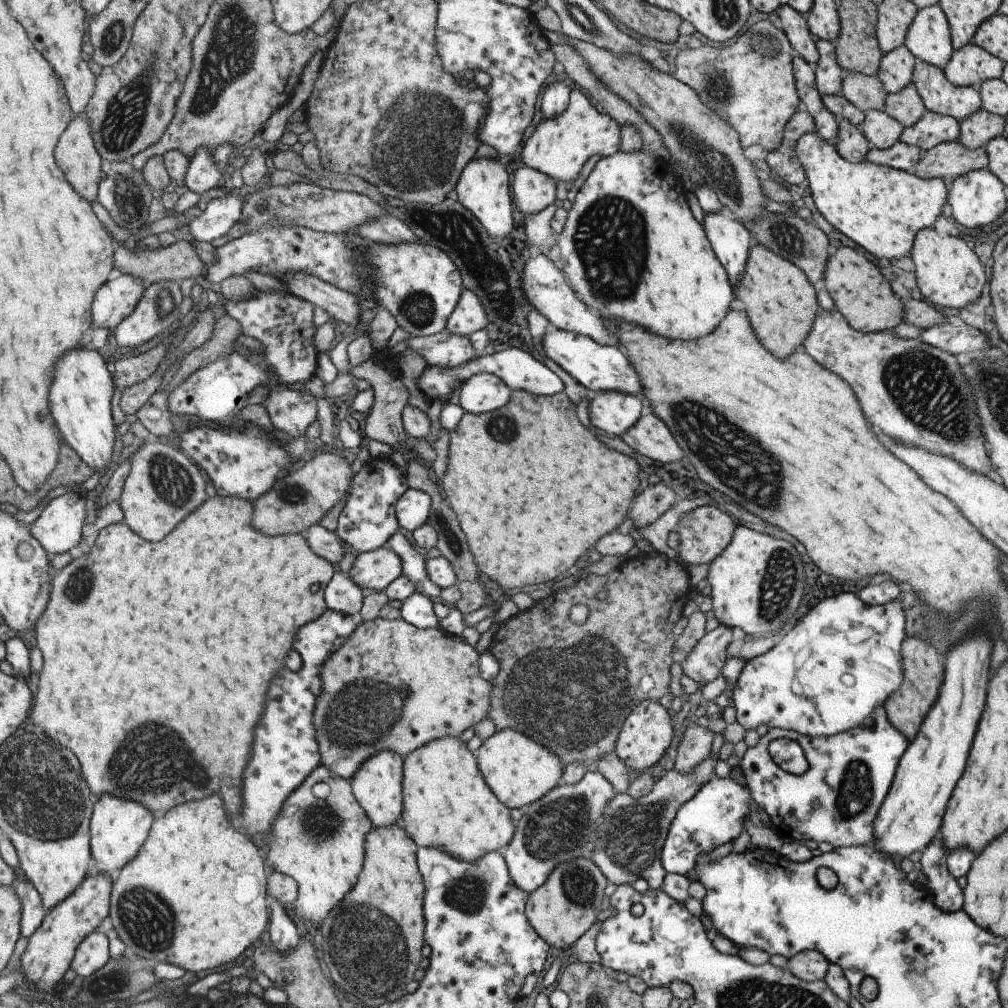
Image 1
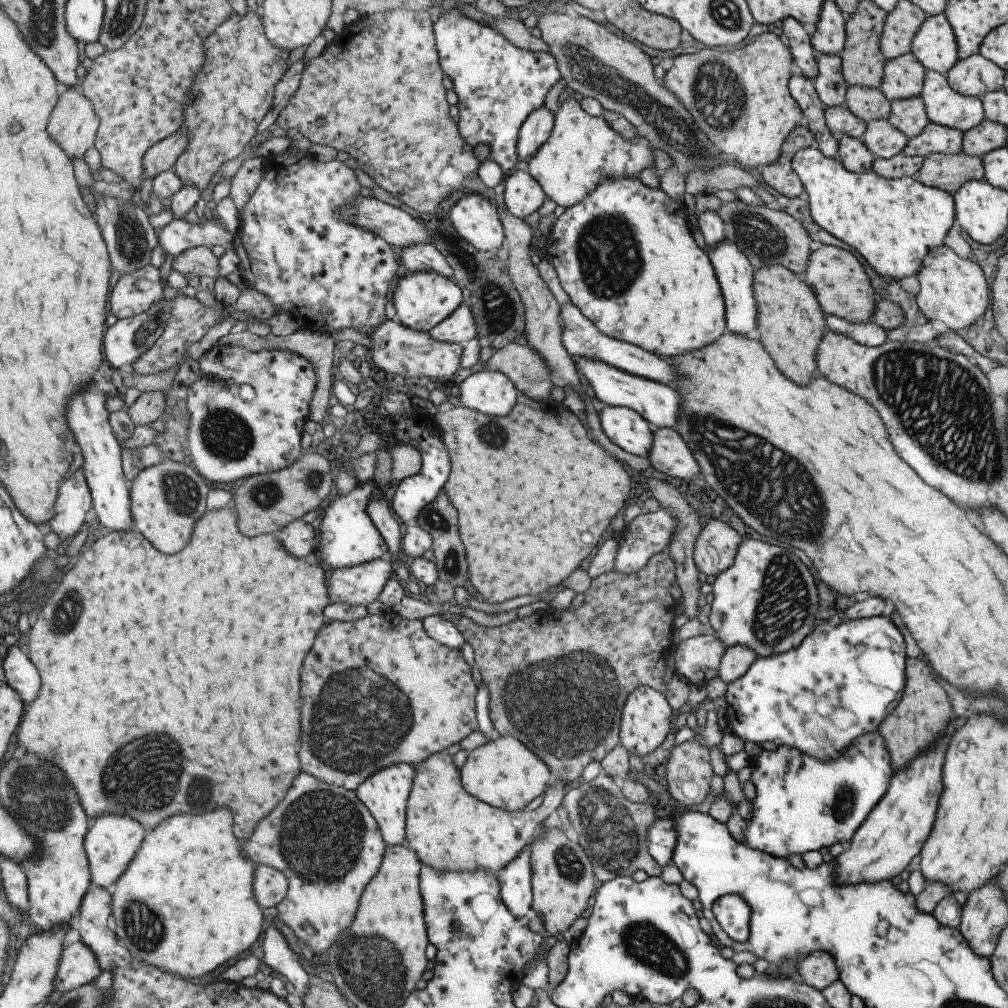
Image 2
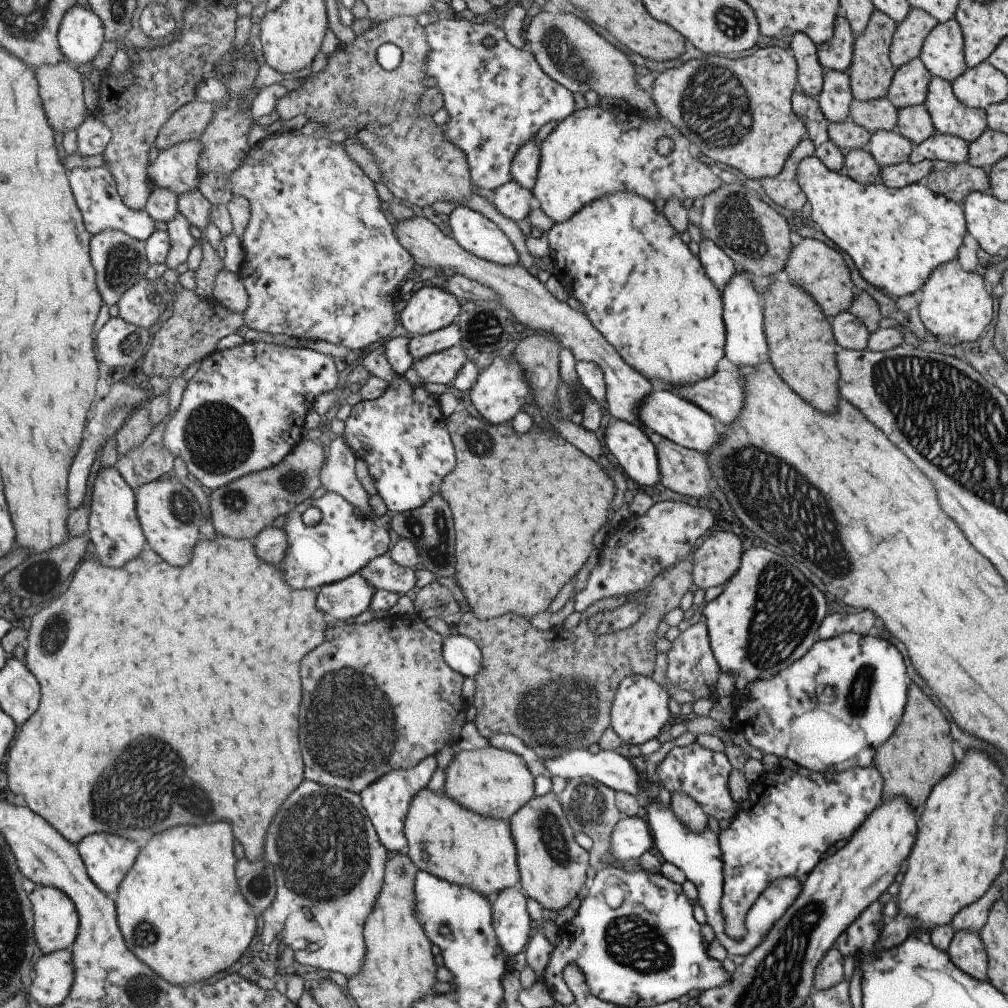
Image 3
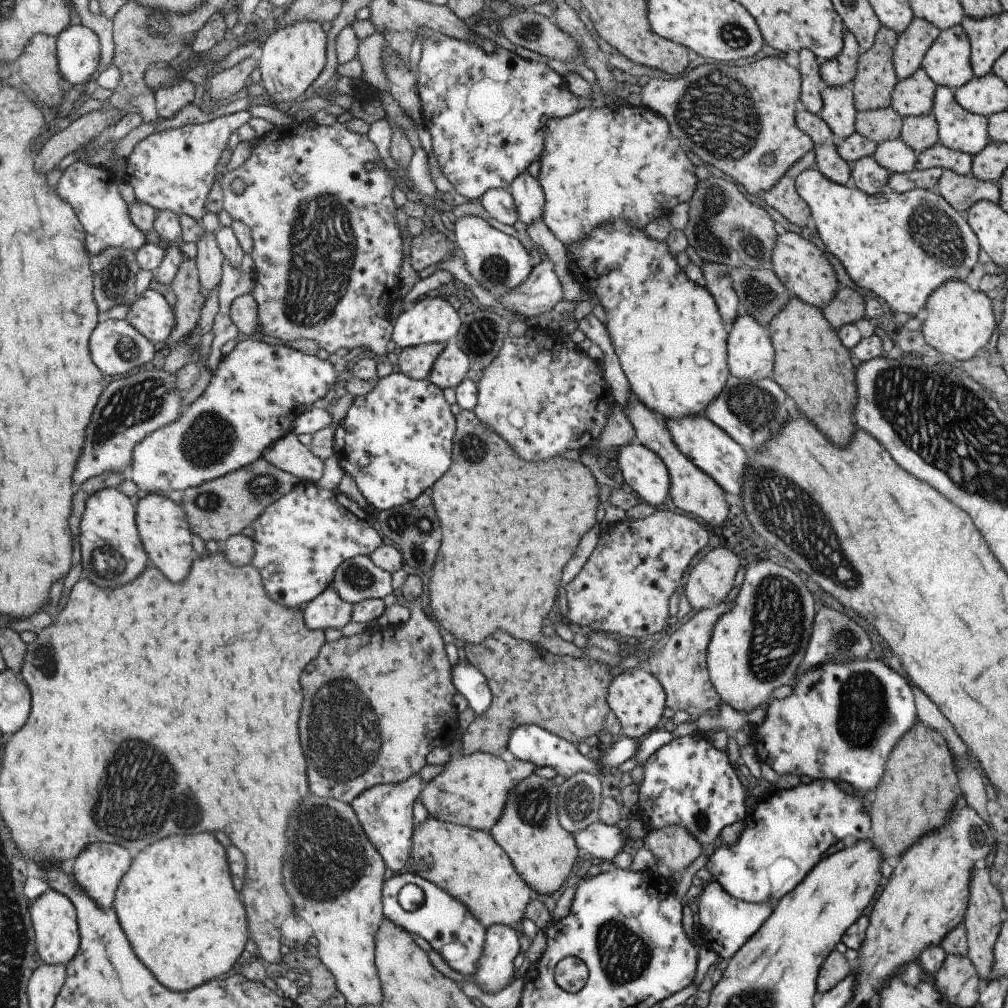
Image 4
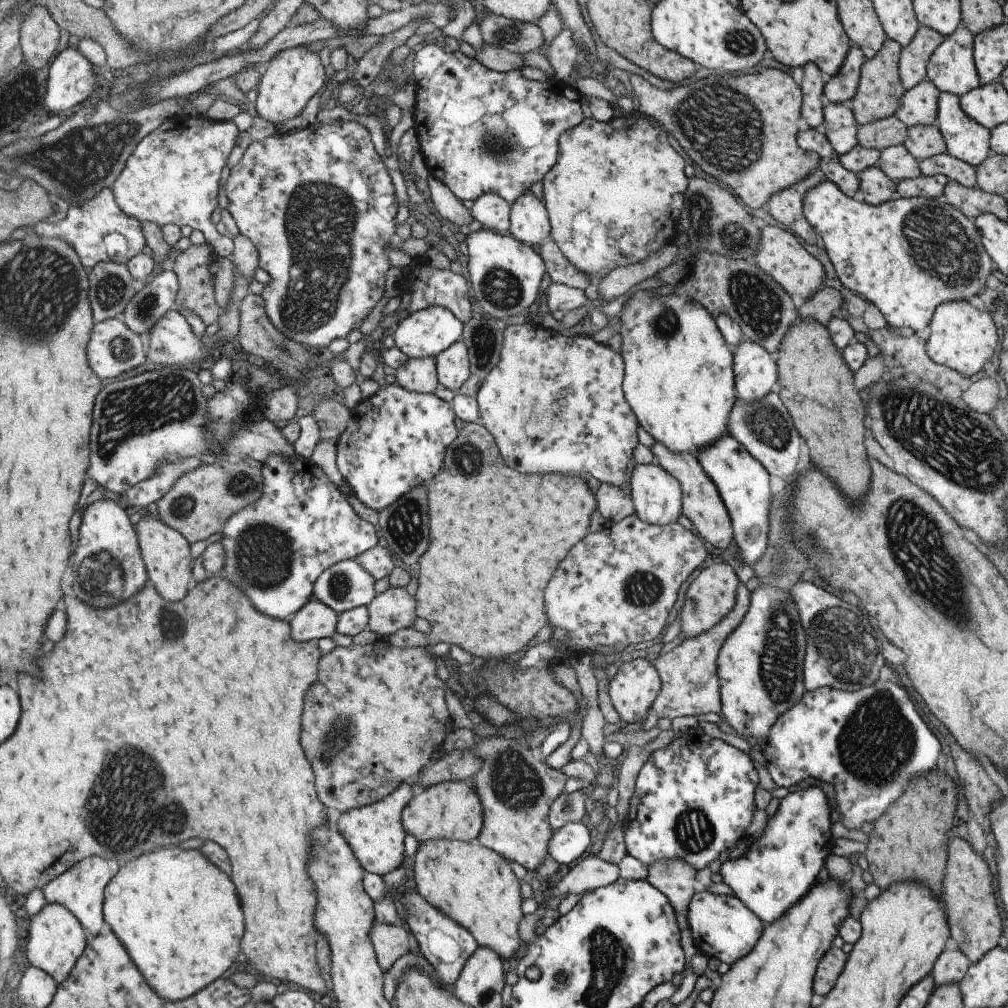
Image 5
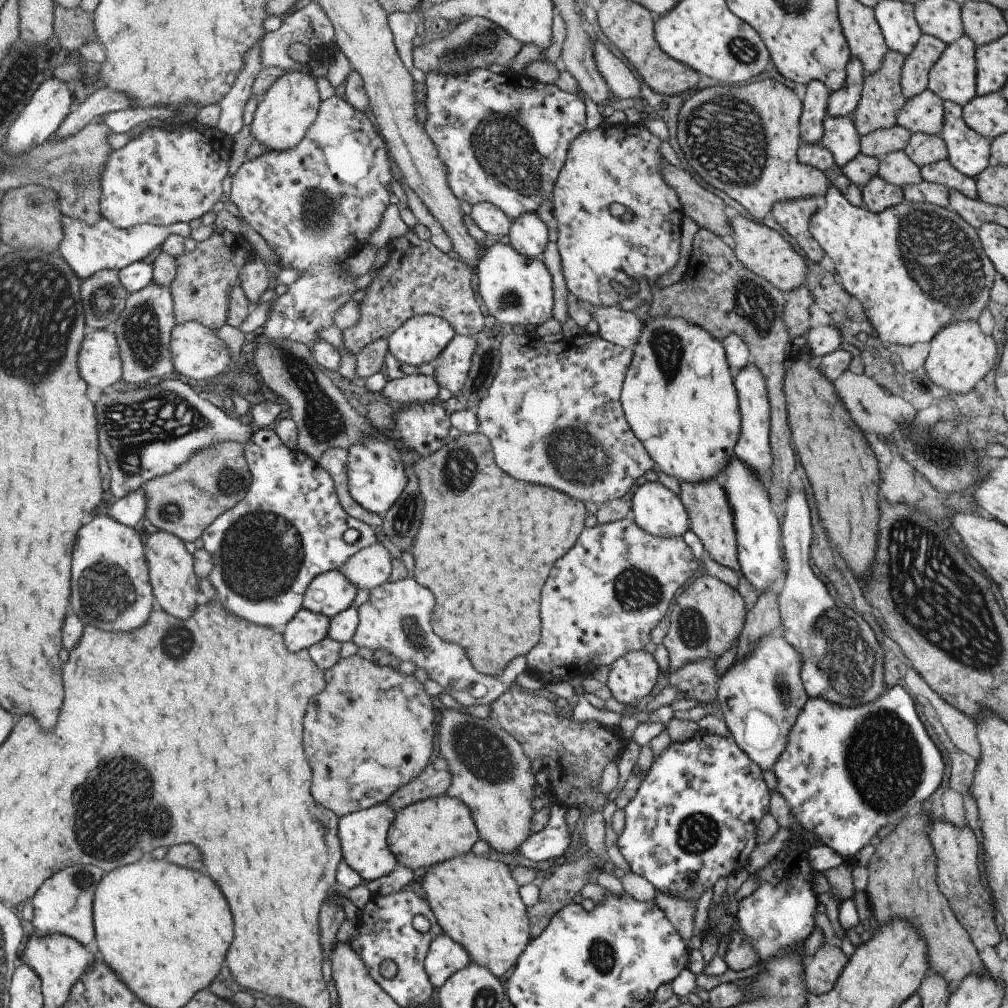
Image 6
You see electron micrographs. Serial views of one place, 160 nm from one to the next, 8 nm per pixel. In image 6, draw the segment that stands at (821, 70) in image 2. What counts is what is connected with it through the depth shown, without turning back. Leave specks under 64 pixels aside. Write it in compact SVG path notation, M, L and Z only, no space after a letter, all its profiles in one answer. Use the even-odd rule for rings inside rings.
M826 114L822 127L824 131L819 142L830 150L835 164L842 167L860 152L860 136L855 130L851 114L838 117Z

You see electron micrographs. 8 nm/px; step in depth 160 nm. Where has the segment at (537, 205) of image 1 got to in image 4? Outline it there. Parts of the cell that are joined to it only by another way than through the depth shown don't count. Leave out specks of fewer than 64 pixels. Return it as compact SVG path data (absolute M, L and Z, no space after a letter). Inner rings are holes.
M494 188L486 190L478 199L478 203L497 222L512 226L518 219L518 214L508 189Z

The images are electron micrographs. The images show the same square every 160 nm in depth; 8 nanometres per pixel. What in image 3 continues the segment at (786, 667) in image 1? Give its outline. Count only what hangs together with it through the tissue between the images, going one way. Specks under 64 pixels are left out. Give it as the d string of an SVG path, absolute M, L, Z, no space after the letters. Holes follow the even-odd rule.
M845 632L829 640L817 640L807 654L769 678L739 686L741 696L733 701L730 730L739 732L751 748L762 754L787 758L810 771L835 773L853 767L866 767L871 764L875 748L883 744L900 721L903 704L907 700L907 686L909 678L905 674L903 658L893 644L883 638ZM821 684L837 690L837 698L831 704L817 700L815 690Z

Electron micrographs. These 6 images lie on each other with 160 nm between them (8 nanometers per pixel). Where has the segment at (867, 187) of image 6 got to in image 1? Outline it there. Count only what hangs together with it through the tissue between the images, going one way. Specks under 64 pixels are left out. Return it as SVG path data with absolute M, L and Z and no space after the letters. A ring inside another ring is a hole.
M843 119L837 121L837 126L836 143L833 145L837 154L851 164L864 160L870 147L860 134L859 127L855 127Z

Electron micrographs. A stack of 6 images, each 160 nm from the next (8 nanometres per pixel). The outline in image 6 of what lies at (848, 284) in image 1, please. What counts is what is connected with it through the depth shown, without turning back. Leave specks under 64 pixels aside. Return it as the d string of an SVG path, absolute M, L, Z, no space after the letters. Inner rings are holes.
M730 212L730 225L732 236L727 242L732 246L737 260L740 260L740 263L743 263L749 271L768 280L775 288L786 294L794 288L804 286L808 277L808 266L775 230L741 217L736 212Z

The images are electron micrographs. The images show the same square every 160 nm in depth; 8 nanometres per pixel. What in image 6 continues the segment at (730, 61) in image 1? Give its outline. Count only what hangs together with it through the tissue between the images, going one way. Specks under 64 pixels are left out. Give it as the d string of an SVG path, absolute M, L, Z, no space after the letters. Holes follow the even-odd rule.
M591 32L590 39L594 44L596 67L606 82L608 90L612 93L611 97L617 97L618 99L627 97L639 98L640 82L629 71L629 68L609 52L606 46L595 40ZM772 78L743 86L706 87L680 104L677 142L705 184L725 192L755 220L761 219L776 202L823 196L827 190L823 172L797 160L801 107L793 89Z

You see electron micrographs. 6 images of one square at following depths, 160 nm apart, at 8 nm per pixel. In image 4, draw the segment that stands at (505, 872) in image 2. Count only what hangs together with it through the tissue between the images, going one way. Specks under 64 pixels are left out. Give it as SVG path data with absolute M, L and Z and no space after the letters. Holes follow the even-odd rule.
M499 923L490 924L484 934L484 945L481 956L478 960L478 969L473 975L477 980L477 986L486 993L499 992L505 985L509 984L509 977L513 971L513 958L522 950L523 940L518 928L502 925Z

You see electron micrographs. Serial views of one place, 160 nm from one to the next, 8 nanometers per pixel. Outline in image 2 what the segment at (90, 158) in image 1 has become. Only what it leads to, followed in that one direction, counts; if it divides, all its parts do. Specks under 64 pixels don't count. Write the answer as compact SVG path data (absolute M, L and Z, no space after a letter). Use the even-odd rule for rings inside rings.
M62 87L62 98L50 120L51 136L69 155L69 158L82 158L96 146L100 118L94 104L80 88Z

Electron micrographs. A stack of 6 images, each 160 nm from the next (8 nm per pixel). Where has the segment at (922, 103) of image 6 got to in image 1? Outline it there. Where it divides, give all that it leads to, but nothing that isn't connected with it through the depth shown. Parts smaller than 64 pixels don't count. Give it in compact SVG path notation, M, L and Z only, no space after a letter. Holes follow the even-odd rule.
M904 45L882 54L876 76L886 94L895 94L912 82L915 61Z

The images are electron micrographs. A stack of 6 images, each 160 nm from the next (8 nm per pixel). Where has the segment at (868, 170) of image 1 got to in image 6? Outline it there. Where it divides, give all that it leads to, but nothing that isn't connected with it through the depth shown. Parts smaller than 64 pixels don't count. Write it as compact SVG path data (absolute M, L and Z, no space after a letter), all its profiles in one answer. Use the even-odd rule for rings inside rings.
M833 185L822 197L823 206L809 217L809 232L831 258L843 290L861 303L867 322L883 344L925 344L948 322L976 322L979 312L990 300L989 289L996 272L983 252L976 230L955 211L929 203L904 201L874 213L864 206L848 203Z

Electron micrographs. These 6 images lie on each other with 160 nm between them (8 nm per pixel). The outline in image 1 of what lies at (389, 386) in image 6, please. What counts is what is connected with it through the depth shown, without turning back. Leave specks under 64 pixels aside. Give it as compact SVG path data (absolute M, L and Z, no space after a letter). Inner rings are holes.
M463 289L453 312L447 318L445 331L455 336L467 336L485 329L487 326L487 314L483 306L479 304L477 296L468 289Z

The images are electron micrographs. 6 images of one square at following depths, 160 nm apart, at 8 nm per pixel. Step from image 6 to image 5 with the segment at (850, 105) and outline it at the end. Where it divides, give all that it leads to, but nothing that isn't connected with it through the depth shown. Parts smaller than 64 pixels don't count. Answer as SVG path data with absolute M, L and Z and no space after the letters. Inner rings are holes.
M850 45L838 73L825 77L824 101L849 102L856 91L860 66L864 61L864 54L856 46Z

